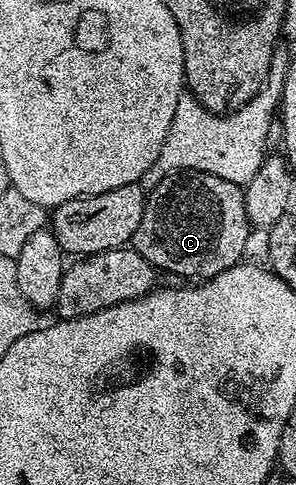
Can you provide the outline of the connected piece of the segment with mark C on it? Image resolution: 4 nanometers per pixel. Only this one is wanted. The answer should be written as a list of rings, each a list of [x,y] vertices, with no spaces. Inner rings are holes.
[[[180,170],[166,175],[156,186],[149,188],[144,217],[140,217],[132,246],[154,268],[162,270],[163,267],[170,275],[183,275],[186,281],[201,281],[243,262],[245,255],[242,254],[246,251],[250,234],[252,228],[246,212],[246,193],[239,184],[224,181],[224,177],[212,173]]]

